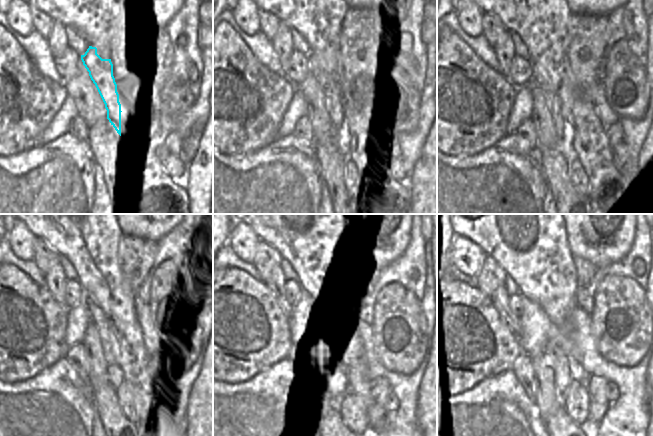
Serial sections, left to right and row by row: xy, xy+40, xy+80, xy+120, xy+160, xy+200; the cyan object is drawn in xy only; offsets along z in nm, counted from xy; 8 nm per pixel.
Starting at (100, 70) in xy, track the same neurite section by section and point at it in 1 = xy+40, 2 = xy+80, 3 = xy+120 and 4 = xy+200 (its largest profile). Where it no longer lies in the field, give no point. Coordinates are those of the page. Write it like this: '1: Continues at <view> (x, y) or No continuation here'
1: Continues at xy+40 (332, 93)
2: Continues at xy+80 (559, 122)
3: Continues at xy+120 (109, 338)
4: Continues at xy+200 (556, 359).

